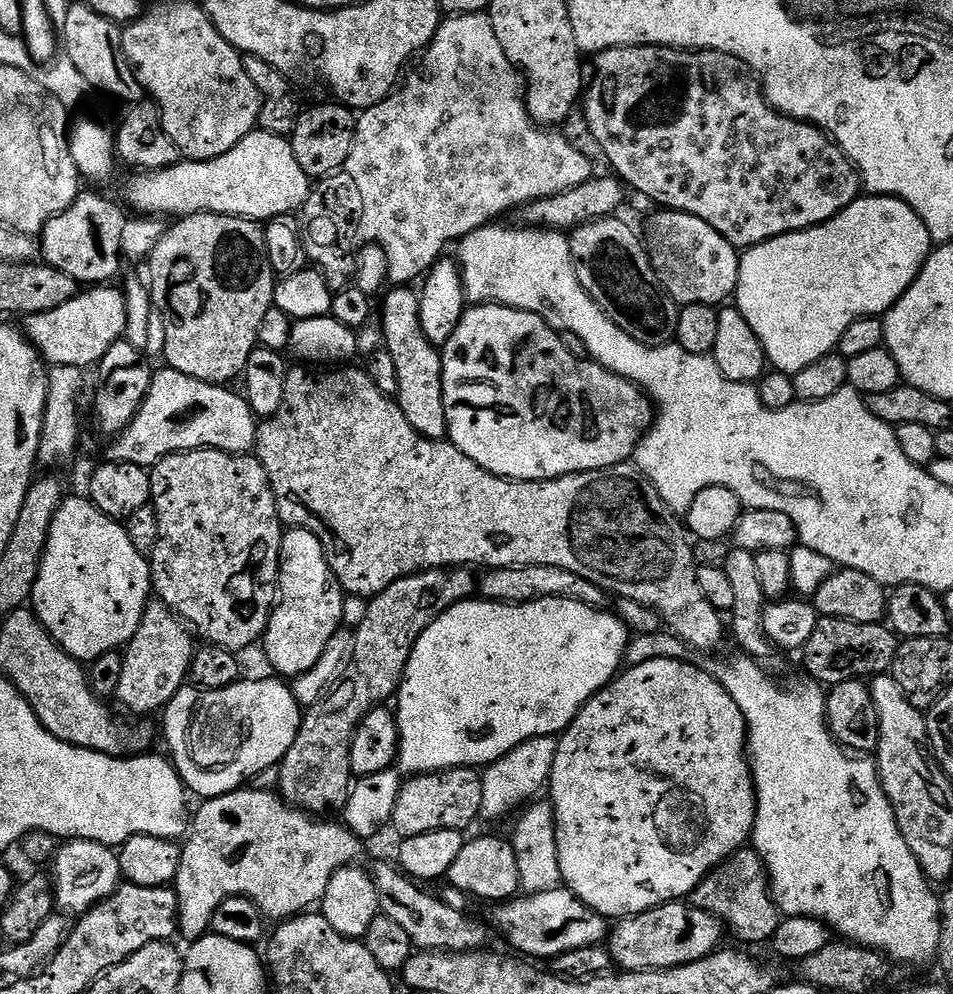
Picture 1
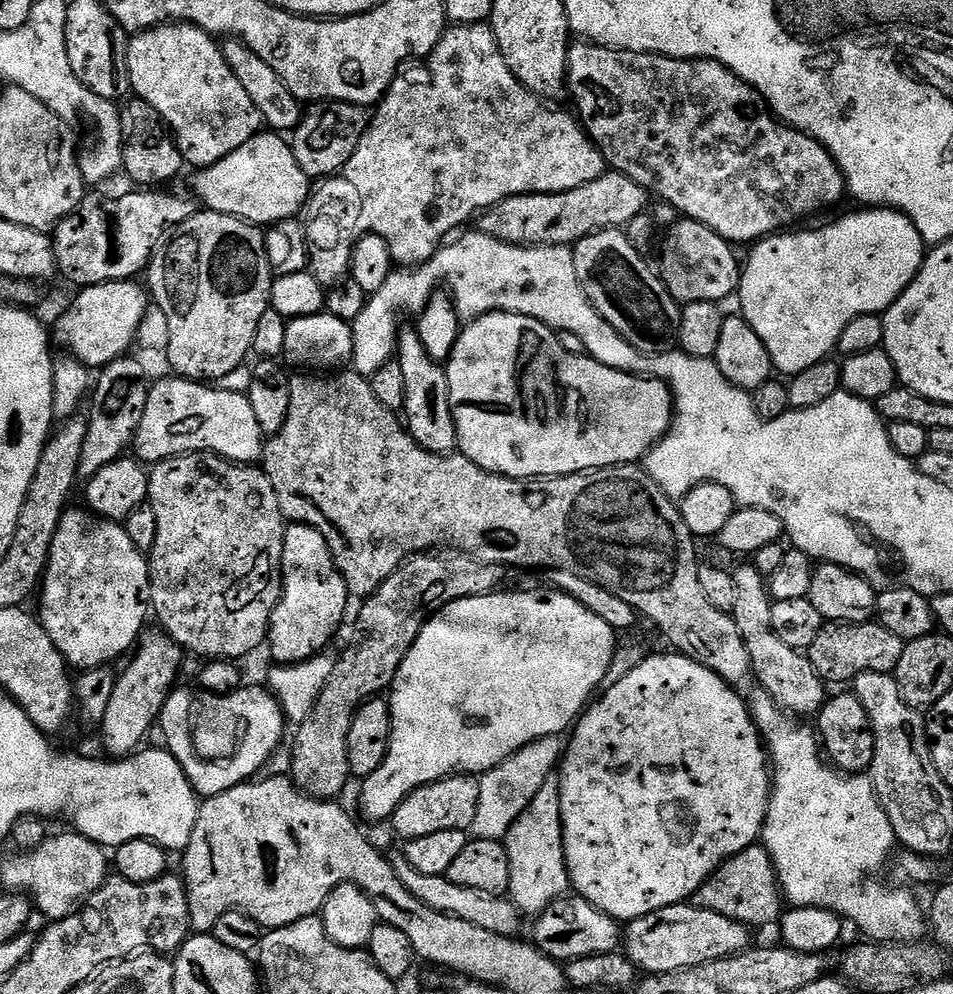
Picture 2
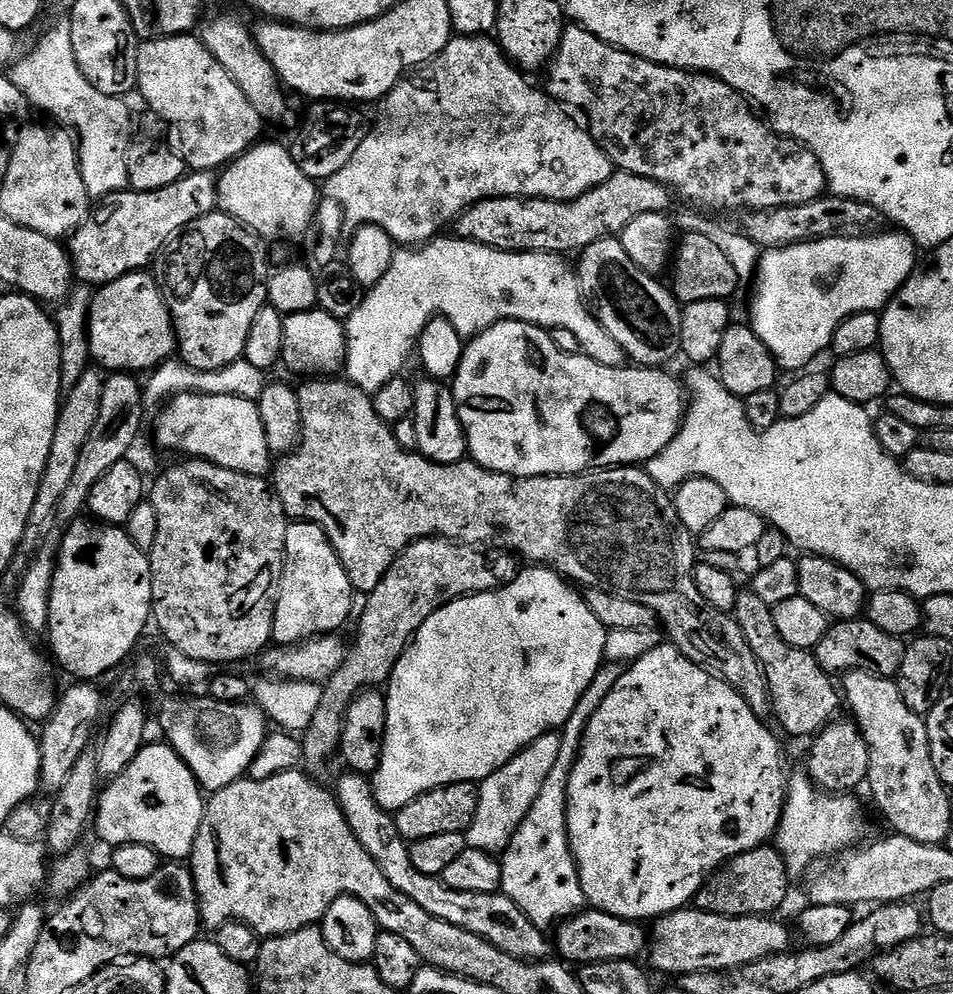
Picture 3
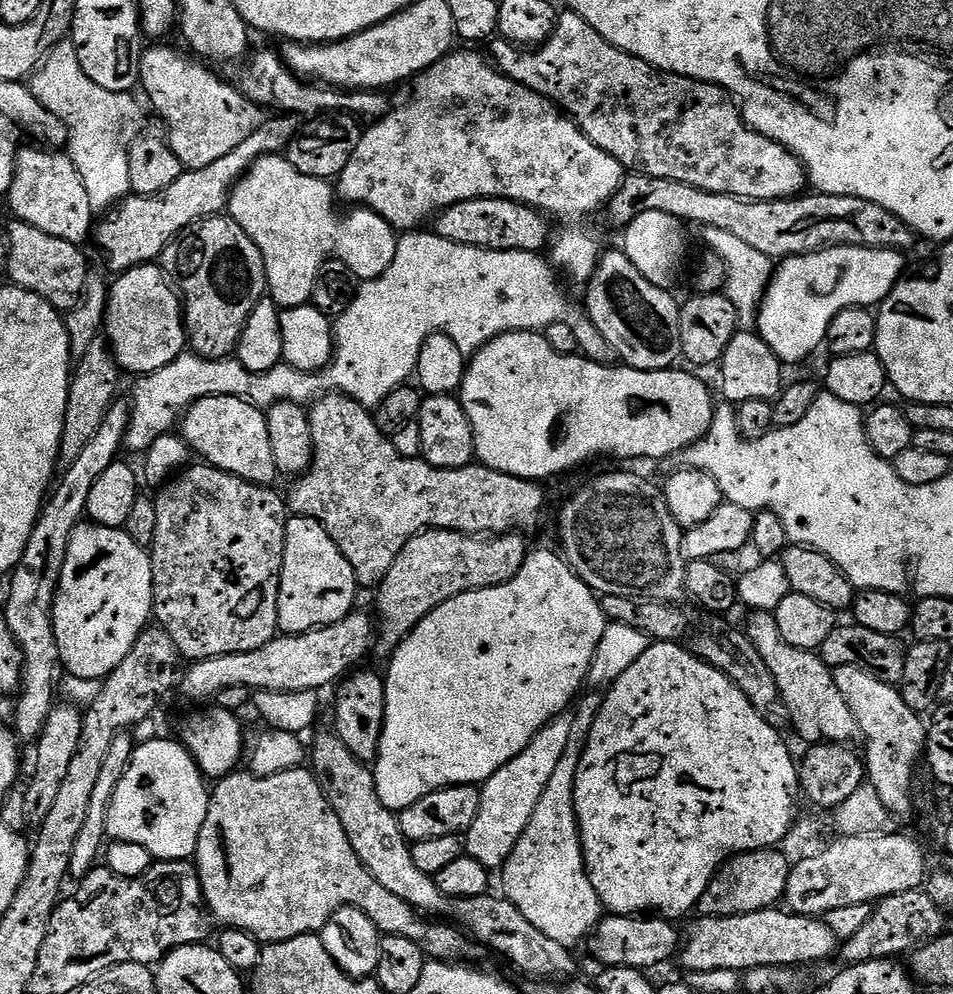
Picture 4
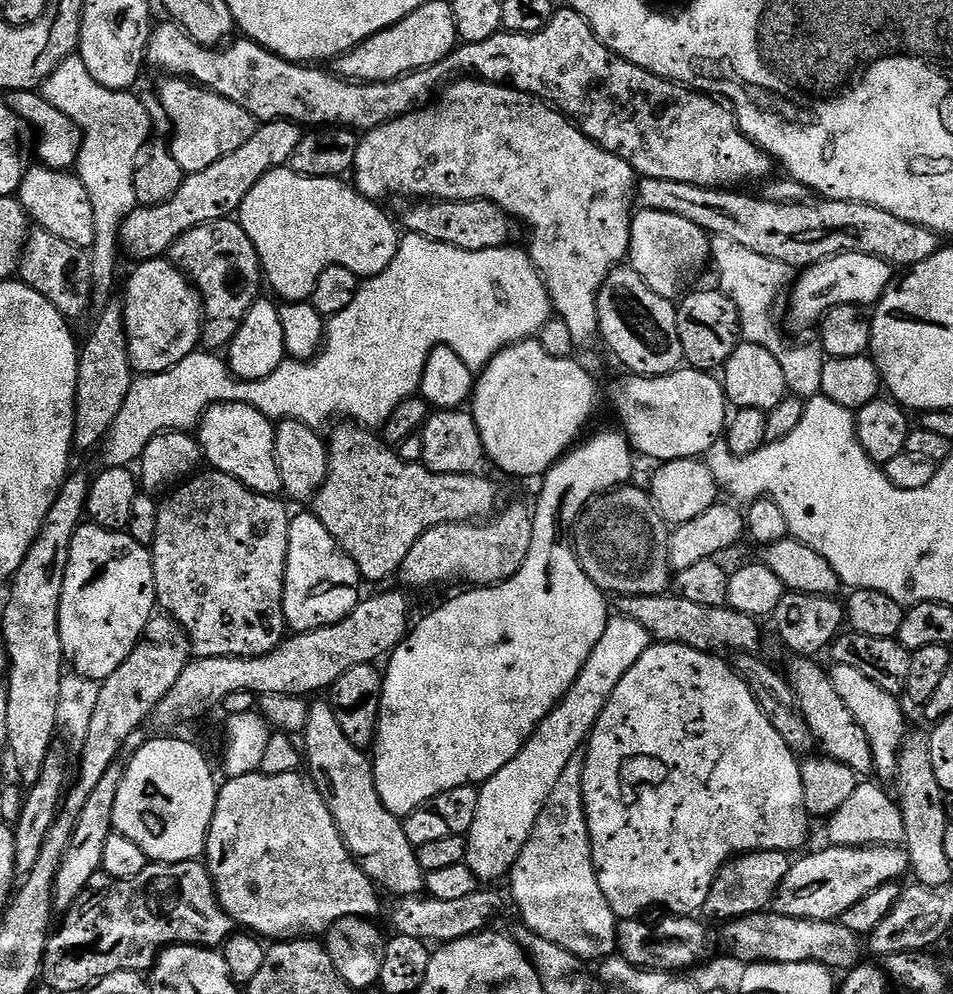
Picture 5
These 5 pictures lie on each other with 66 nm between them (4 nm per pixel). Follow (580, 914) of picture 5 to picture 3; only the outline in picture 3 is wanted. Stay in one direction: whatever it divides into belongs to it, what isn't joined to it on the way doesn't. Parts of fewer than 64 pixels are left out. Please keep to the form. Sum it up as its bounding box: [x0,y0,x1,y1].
[499,663,625,930]

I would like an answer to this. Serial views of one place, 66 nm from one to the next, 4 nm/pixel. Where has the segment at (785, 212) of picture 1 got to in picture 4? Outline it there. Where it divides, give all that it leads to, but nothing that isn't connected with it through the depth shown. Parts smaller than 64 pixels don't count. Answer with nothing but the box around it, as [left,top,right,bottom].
[490,11,806,200]

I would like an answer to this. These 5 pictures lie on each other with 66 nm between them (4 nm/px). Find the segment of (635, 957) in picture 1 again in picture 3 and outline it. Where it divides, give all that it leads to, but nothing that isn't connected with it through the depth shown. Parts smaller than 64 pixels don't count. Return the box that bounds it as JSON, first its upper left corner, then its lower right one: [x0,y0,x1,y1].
[650,906,793,978]

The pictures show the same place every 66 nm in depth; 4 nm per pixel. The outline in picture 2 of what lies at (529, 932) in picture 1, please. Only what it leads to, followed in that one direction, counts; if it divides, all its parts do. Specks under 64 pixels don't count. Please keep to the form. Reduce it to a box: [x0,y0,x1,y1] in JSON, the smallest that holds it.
[531,894,622,962]

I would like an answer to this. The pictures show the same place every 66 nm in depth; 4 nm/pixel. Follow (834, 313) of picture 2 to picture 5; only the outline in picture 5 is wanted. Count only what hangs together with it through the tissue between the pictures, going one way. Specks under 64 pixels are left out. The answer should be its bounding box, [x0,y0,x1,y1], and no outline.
[788,254,894,328]

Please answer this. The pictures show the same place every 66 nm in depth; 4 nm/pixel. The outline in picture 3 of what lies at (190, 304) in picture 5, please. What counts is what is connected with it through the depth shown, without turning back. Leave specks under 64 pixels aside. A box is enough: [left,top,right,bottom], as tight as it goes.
[88,271,177,374]

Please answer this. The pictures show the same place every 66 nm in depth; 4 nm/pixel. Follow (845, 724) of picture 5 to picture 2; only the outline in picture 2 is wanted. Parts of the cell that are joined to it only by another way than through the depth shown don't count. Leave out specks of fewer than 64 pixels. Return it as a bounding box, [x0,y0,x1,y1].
[730,562,826,717]

